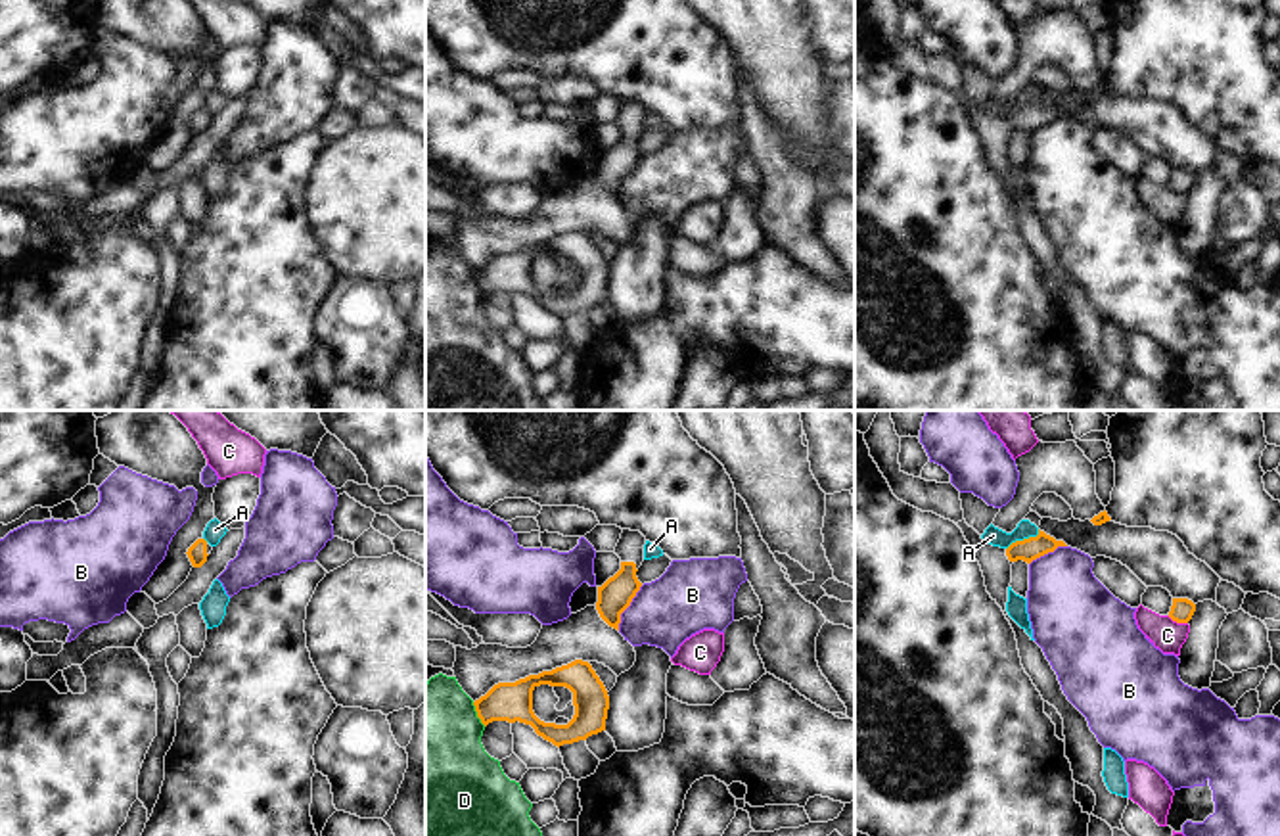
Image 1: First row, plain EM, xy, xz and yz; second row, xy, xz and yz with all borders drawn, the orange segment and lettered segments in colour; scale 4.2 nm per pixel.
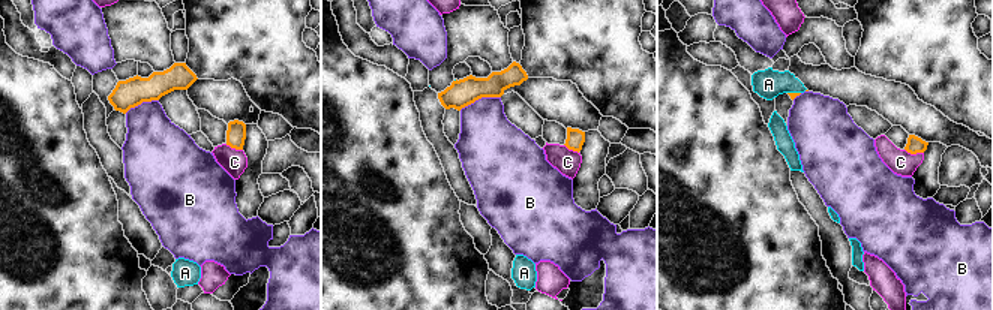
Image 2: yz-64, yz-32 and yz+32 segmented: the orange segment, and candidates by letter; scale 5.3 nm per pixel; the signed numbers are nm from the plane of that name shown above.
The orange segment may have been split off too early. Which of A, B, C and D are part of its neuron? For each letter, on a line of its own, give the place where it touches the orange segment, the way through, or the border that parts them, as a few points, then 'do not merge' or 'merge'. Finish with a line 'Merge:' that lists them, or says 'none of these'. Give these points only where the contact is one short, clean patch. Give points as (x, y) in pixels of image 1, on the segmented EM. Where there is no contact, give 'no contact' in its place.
A: yz (1024, 539) | along yz (1039, 530), (1035, 535), (1016, 539), (1006, 549) | do not merge
B: xz (627, 606) | along xz (642, 585), (621, 614), (617, 629) | do not merge
C: yz (1177, 622) | do not merge
D: xz (478, 714) | along xz (472, 702), (485, 725) | do not merge
Merge: none of these

